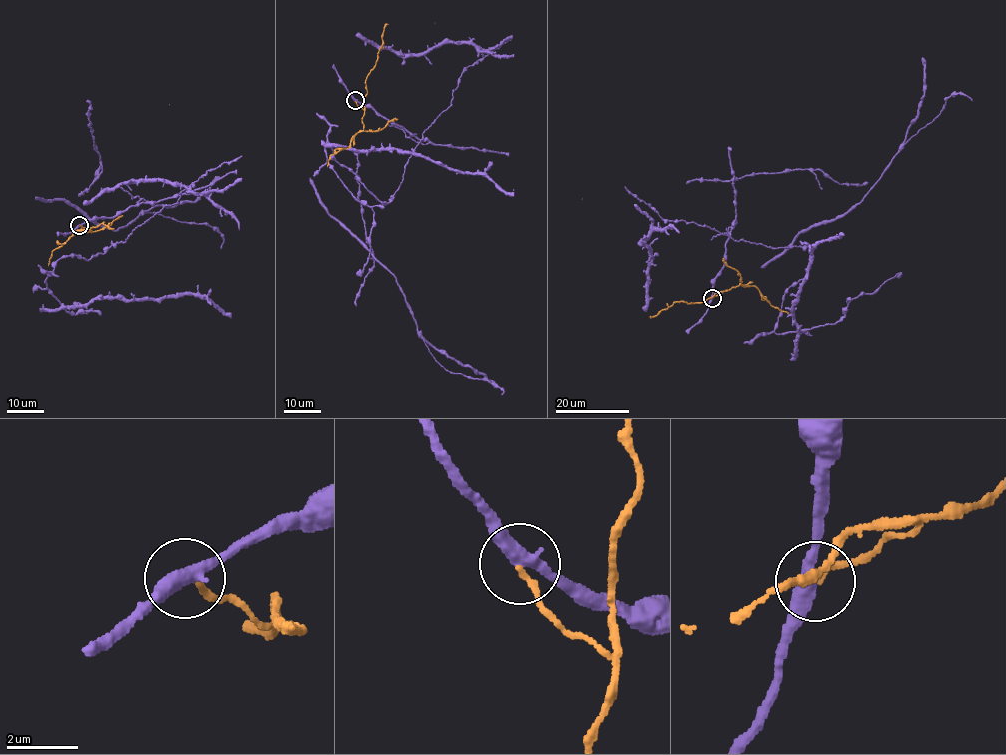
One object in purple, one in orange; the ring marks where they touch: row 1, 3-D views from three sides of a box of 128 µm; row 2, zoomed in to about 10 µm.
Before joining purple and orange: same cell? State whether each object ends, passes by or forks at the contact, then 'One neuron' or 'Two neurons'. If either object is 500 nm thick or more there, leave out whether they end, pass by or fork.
At the ring purple passes by. At the ring orange ends. Two neurons

